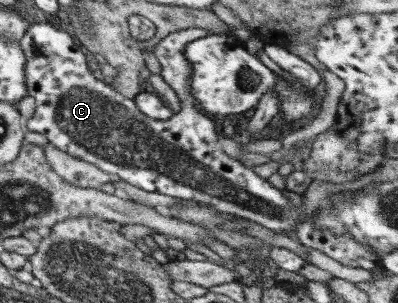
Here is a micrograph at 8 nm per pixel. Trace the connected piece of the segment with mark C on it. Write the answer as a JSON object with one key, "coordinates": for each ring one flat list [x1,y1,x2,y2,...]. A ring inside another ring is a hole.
{"coordinates":[[50,23,33,24,26,31,26,35,20,41,20,47,26,57,26,89,28,96,32,96,36,103,34,114,25,121,28,131,40,132,50,141,52,146,62,150,70,156,94,164,102,172,106,172,117,180,125,180,138,188,148,192,158,192,174,198,192,199,203,205,213,206,216,210,229,213,236,217,257,222,272,231,287,230,296,231,298,242,341,262,344,266,352,268,364,268,374,270,381,266,382,257,375,253,375,248,356,242,349,232,342,235,334,235,326,228,317,228,311,218,301,218,300,208,292,209,290,200,282,193,282,190,270,185,268,181,254,173,253,169,246,167,242,162,228,157,217,140,217,134,212,119,208,119,200,109,196,109,197,103,190,93,192,84,191,64,186,61,183,50,186,44,192,40,210,36,212,32,200,28,180,30,166,36,155,45,154,53,160,62,160,75,164,76,169,83,174,84,175,92,182,108,168,120,154,120,142,114,133,99,123,97,114,92,105,81,97,80,86,63,84,50,78,48,72,36,66,31,54,28]]}

